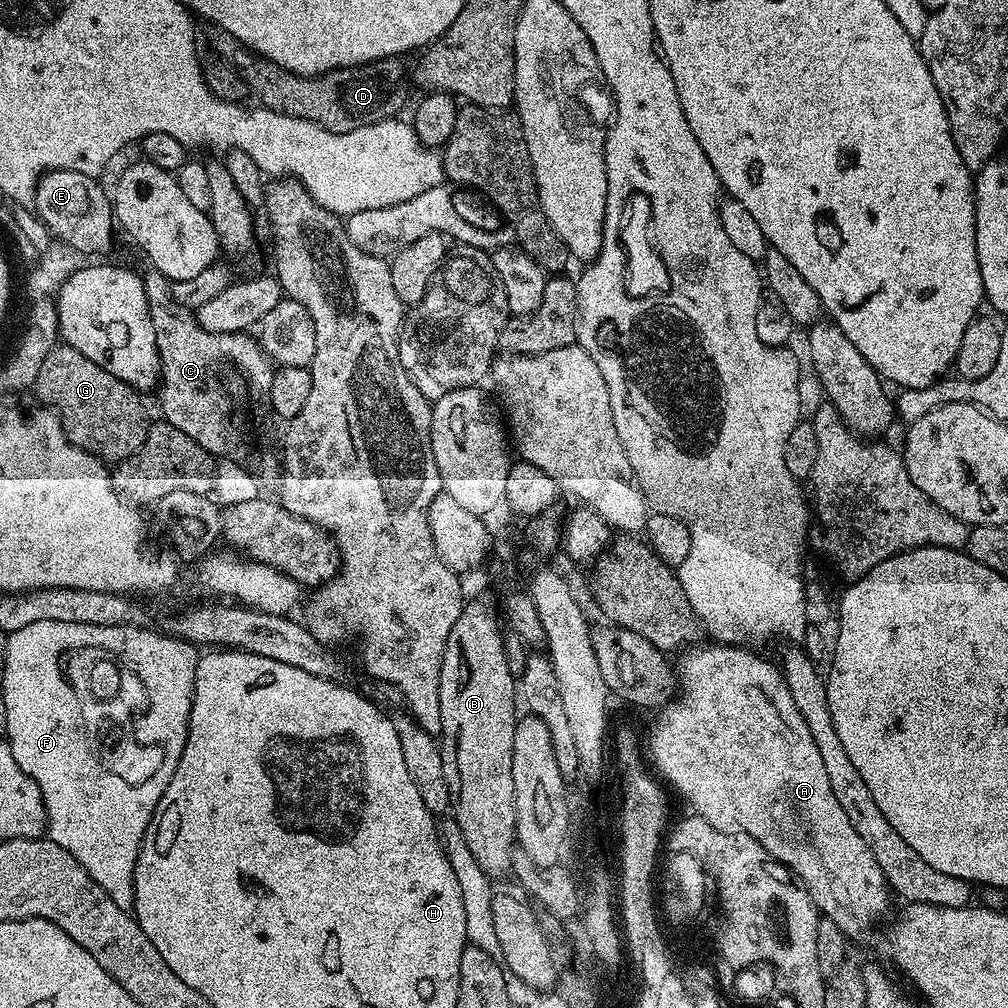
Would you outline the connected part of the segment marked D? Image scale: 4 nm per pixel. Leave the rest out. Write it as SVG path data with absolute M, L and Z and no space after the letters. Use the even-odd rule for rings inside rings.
M215 26L209 29L208 40L212 43L211 51L220 59L225 60L227 64L232 65L246 82L249 93L253 97L257 96L260 99L257 101L272 112L286 114L290 118L302 118L306 122L314 122L331 132L349 132L395 117L399 113L396 111L404 104L404 88L400 83L406 80L406 68L404 72L399 59L376 60L372 64L362 64L359 68L336 68L332 72L325 72L323 76L299 76L270 62L265 56L256 55L241 40L234 38L234 34Z

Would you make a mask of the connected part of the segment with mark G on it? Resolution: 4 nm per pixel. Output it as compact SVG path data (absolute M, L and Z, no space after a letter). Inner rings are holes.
M67 346L53 348L46 362L42 362L42 370L38 370L35 392L35 399L60 417L68 441L105 462L124 460L146 442L150 417L140 397L143 395L114 378L110 370L102 370L98 362L90 362L86 354L78 354L78 350Z

